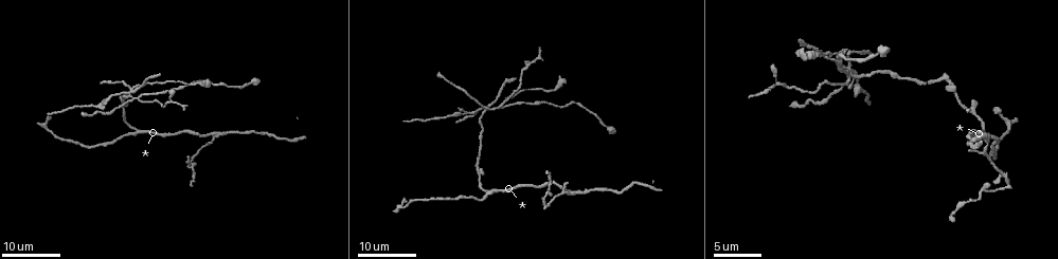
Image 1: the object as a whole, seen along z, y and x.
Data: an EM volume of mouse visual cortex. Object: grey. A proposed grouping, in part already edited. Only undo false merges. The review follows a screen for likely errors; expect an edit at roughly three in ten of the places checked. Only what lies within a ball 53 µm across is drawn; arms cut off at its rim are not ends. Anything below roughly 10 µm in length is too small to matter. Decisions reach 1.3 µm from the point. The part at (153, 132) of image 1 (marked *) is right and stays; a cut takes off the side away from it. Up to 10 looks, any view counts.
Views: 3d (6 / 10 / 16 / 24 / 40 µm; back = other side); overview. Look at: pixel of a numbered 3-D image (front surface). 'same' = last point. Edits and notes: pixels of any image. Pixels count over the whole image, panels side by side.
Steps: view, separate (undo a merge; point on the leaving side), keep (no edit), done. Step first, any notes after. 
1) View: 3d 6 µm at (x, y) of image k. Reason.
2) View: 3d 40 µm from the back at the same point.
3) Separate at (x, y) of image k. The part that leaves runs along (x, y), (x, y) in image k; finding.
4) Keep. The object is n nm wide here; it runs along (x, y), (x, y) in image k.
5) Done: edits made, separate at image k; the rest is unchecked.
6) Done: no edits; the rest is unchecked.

View: 3d 16 µm at (1007, 187) of image 1. Thick turns thin.

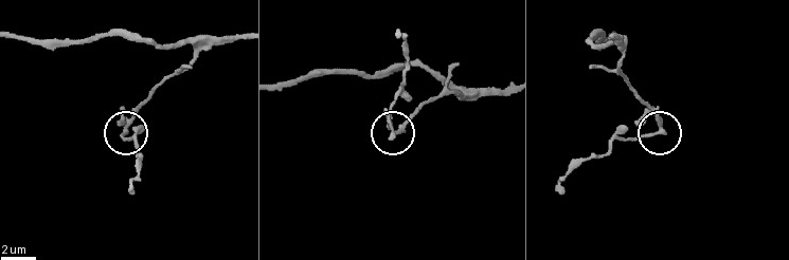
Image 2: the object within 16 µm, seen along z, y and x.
View: 3d 10 µm at (657, 132) of image 2.

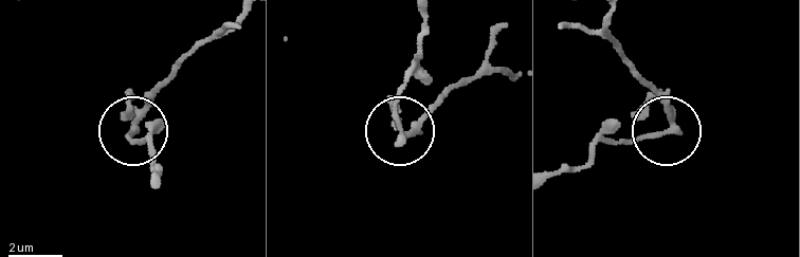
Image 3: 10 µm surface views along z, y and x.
View: 3d 10 µm from the back at (664, 130) of image 3.

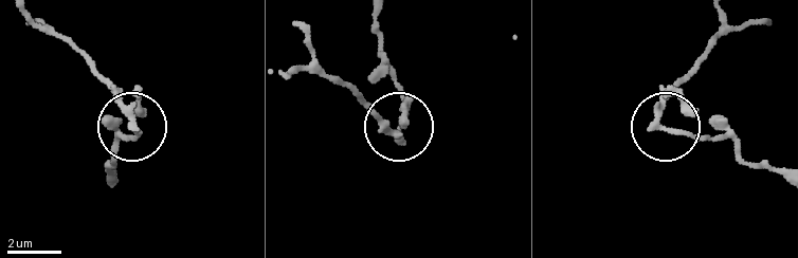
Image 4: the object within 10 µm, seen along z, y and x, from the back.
Keep. It runs along (721, 15), (662, 117), (679, 131), (732, 137) in image 4; continuous, no second neuron.

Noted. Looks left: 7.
View: 3d 24 µm at (214, 137) of image 1. Three arms meet.

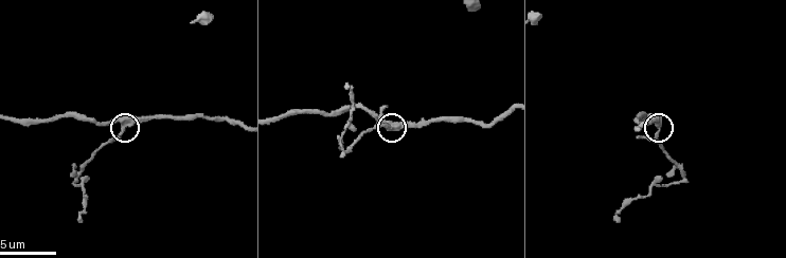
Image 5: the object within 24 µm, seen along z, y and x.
View: 3d 6 µm at (123, 126) of image 5.

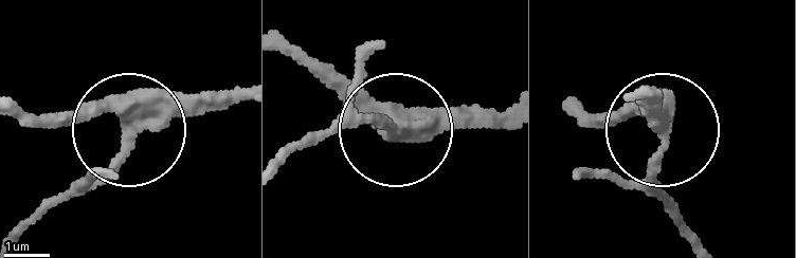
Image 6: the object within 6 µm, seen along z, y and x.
Keep. The side arm is 16 µm long; it runs along (23, 109), (103, 116), (126, 132), (114, 162), (38, 216) in image 6; one neuron here.

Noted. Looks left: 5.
View: 3d 16 µm at (121, 98) of image 1. Side arm on a straight run.

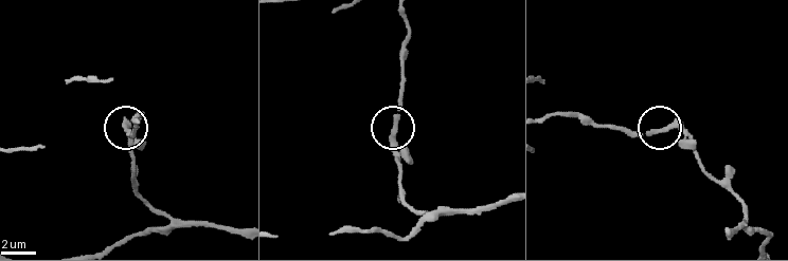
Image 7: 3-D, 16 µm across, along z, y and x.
View: 3d 10 µm at (667, 127) of image 7. Closer look.

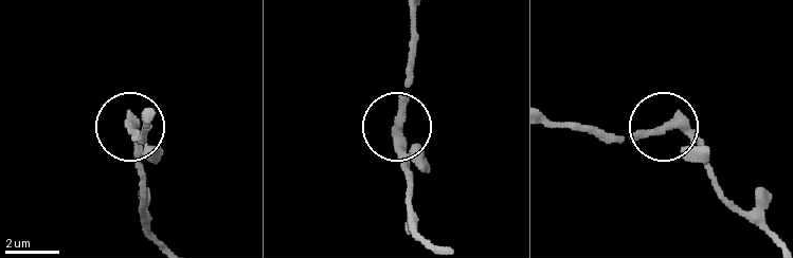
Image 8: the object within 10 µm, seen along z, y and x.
Keep. 3 arms meet here; it runs along (424, 238), (410, 198), (410, 163), (397, 135), (410, 56) in image 8; one neuron here.

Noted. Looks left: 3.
View: 3d 24 µm at (136, 129) of image 1. Branch point.

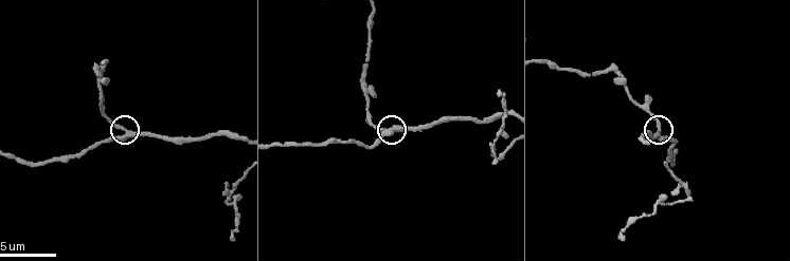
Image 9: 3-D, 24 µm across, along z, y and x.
View: 3d 10 µm at (395, 128) of image 9.

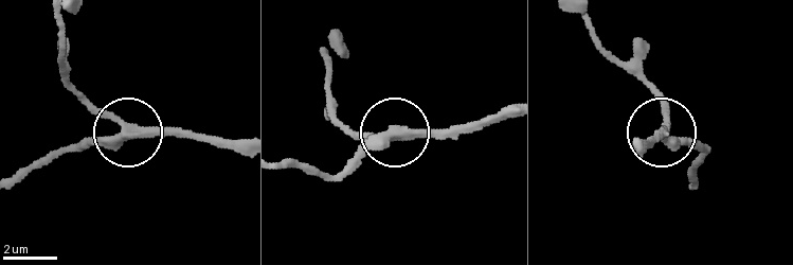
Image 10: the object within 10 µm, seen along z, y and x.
Keep. The side arm is 22 µm long; it runs along (197, 136), (130, 128), (58, 149) in image 10; continuous, no second neuron.

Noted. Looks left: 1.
Done: no edits; the rest is unchecked.

